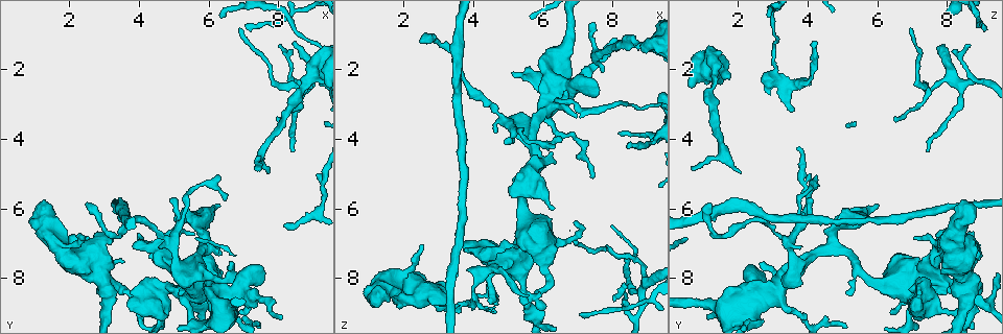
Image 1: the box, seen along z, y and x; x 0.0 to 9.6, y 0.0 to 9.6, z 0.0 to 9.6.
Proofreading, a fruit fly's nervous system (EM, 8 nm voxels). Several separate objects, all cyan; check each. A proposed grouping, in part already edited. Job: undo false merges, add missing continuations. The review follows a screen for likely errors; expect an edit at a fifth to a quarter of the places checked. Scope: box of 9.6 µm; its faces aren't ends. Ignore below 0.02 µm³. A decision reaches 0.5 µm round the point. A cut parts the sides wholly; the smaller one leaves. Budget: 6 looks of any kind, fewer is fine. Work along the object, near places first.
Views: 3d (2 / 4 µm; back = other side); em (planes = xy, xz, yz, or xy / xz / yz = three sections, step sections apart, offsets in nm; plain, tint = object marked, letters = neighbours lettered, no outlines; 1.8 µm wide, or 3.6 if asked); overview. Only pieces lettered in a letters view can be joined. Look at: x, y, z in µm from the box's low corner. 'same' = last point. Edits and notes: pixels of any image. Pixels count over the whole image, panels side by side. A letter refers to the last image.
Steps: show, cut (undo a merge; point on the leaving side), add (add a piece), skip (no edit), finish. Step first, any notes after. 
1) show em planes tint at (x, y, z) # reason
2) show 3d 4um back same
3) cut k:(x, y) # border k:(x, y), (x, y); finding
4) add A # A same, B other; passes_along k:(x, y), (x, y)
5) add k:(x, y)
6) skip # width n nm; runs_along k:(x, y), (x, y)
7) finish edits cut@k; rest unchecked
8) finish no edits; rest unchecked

show 3d 2um at (7.70, 4.95, 2.05) # branch stops here

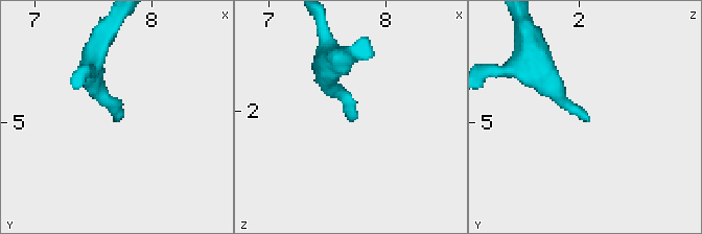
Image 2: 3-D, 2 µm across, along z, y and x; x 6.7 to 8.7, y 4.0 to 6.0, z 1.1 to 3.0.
show em xz step 16 tint at (7.70, 4.98, 2.10)

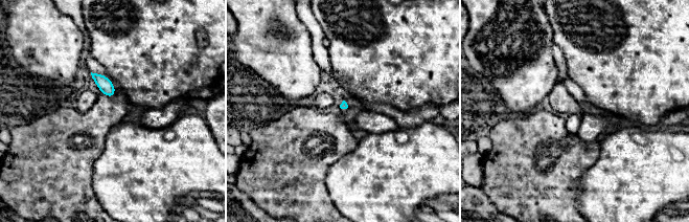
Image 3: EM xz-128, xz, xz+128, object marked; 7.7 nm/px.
show em yz step 4 letters same

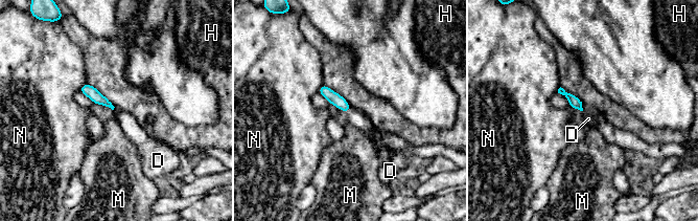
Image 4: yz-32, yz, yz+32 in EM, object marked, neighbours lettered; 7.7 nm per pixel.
add 4:(358, 119) # D same, H other, M other, N other; passes_along 4:(334, 98), (349, 110), (358, 119); the cell continues

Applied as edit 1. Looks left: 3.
show 3d 4um at (5.15, 8.15, 3.85) # free end

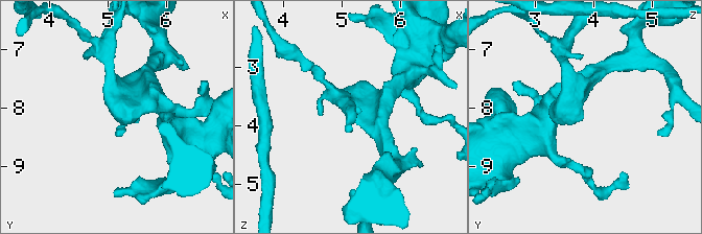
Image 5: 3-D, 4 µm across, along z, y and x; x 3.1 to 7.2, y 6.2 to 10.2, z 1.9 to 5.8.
show em 3.6um xz step 4 letters at (5.20, 8.10, 3.85) # arm_widths 200, 220 nm; need the tissue

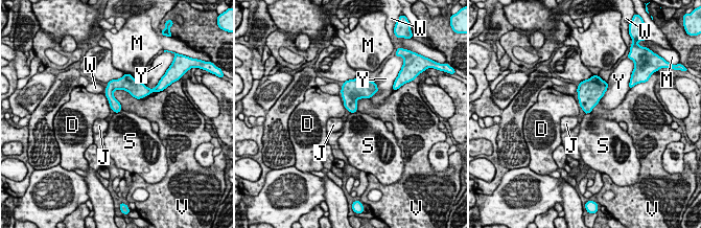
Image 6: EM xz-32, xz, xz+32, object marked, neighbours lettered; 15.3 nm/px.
show em 3.6um planes letters same # cut it another way

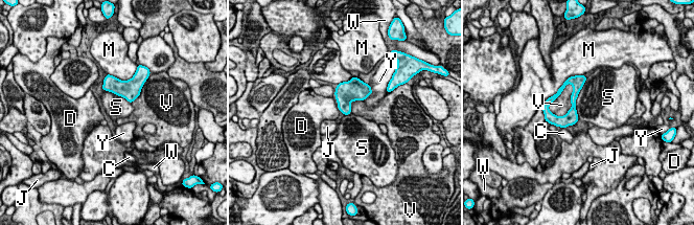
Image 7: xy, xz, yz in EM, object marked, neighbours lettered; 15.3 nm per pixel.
skip # width 190 nm; C other, D other, J other, M other, S other, V other, W other, Y other; no lettered piece goes on from it

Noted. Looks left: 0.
finish edits add@4; rest unchecked

